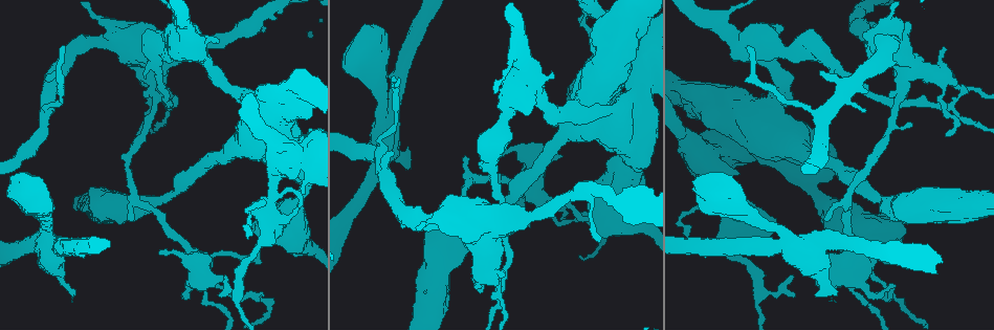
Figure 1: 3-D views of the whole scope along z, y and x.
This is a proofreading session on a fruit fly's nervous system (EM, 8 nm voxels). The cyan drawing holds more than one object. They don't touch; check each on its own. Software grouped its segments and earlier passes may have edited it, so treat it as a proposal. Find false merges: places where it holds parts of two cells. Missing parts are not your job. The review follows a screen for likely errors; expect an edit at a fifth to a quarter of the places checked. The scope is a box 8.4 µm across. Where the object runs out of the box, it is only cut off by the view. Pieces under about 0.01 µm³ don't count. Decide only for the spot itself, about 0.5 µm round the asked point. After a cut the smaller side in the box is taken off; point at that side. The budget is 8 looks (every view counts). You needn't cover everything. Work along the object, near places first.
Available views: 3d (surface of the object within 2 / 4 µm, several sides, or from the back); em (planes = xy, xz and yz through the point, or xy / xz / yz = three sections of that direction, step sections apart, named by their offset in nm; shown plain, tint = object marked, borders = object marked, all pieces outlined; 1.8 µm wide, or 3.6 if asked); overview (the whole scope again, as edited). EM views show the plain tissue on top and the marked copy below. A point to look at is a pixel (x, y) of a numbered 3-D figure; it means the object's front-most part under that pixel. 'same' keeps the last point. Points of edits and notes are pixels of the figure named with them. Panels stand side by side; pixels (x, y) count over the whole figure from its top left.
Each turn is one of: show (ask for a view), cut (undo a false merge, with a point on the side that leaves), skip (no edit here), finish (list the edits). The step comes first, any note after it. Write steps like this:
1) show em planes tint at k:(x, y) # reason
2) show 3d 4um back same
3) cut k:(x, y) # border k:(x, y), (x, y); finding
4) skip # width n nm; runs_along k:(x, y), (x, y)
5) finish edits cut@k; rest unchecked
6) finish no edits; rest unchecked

show 3d 4um at 1:(301, 177) # thick turns thin

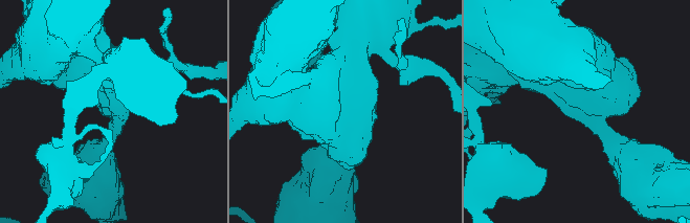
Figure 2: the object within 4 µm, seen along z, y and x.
show em 3.6um yz step 4 tint at 2:(116, 111)

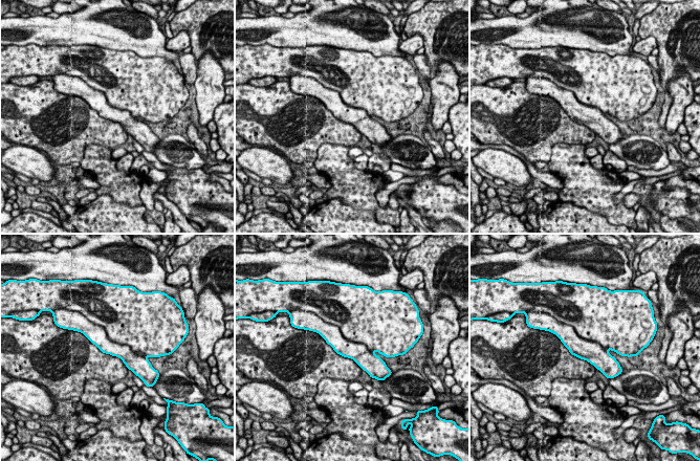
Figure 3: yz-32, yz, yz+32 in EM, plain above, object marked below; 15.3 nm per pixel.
show em 3.6um xy step 4 tint same

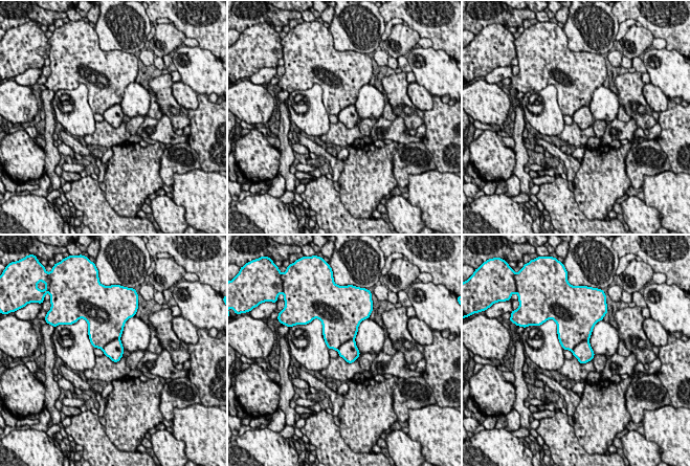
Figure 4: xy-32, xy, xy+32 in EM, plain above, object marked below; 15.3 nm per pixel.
skip # width 340 nm; one cell here

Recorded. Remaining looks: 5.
show 3d 4um at 1:(299, 157) # sharp bend

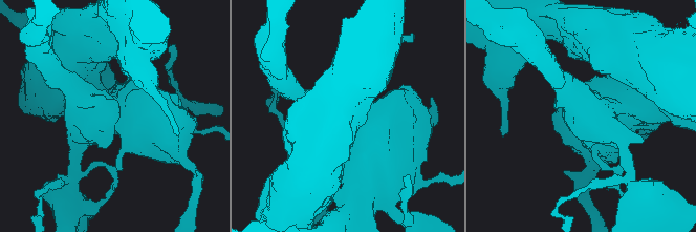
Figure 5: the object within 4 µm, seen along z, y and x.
show em planes tint at 5:(115, 116)

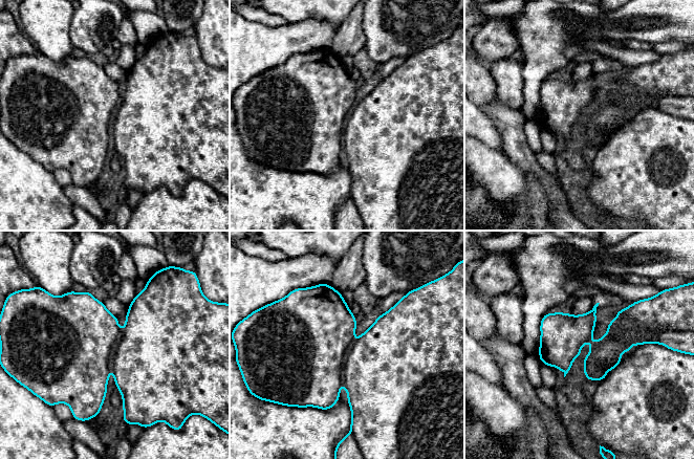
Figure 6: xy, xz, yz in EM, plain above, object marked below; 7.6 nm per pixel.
cut 6:(310, 368) # border 6:(345, 358), (342, 383); two cells meet here

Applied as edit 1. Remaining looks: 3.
show overview

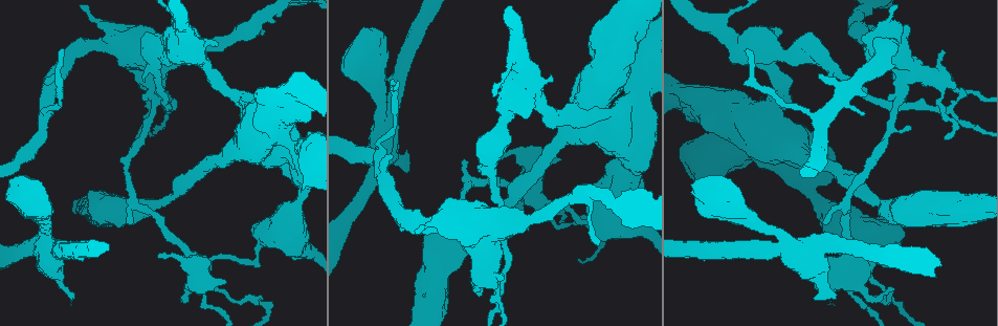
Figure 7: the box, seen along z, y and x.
show 3d 4um at 7:(771, 115) # sharp bend

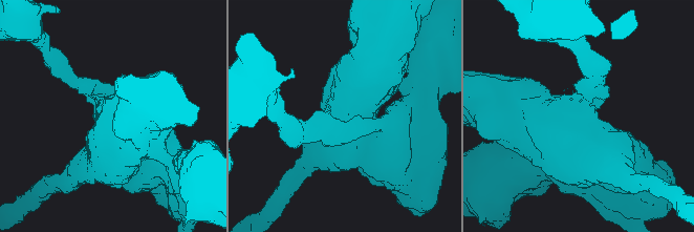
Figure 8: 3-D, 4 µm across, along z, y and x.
show em 3.6um planes tint at 8:(575, 116) # need the tissue

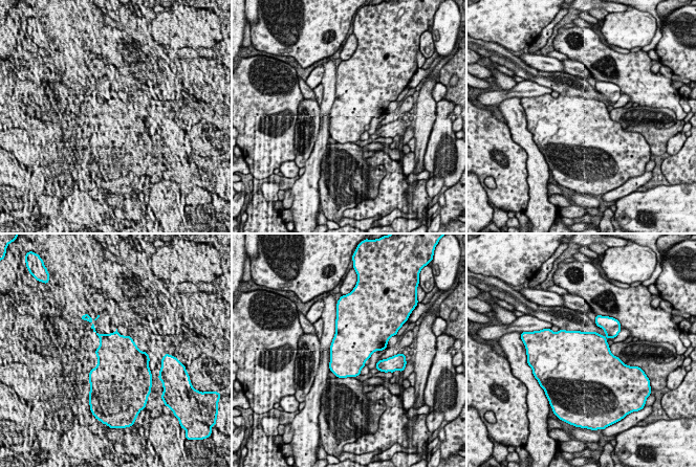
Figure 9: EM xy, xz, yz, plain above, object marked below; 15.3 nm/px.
skip # one cell here

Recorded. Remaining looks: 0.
finish edits cut@6; rest unchecked

